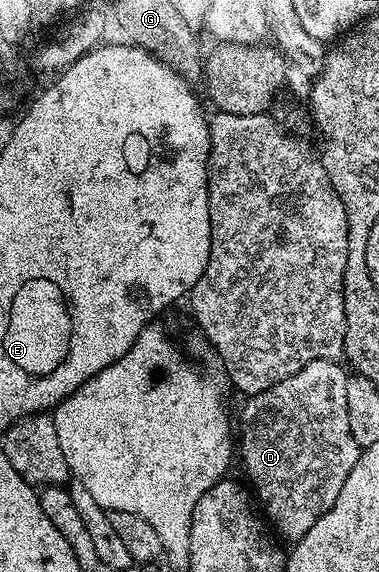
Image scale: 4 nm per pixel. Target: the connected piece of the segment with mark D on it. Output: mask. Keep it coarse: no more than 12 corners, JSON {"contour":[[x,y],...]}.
{"contour":[[310,361],[245,398],[238,459],[288,545],[362,450],[350,375]]}

